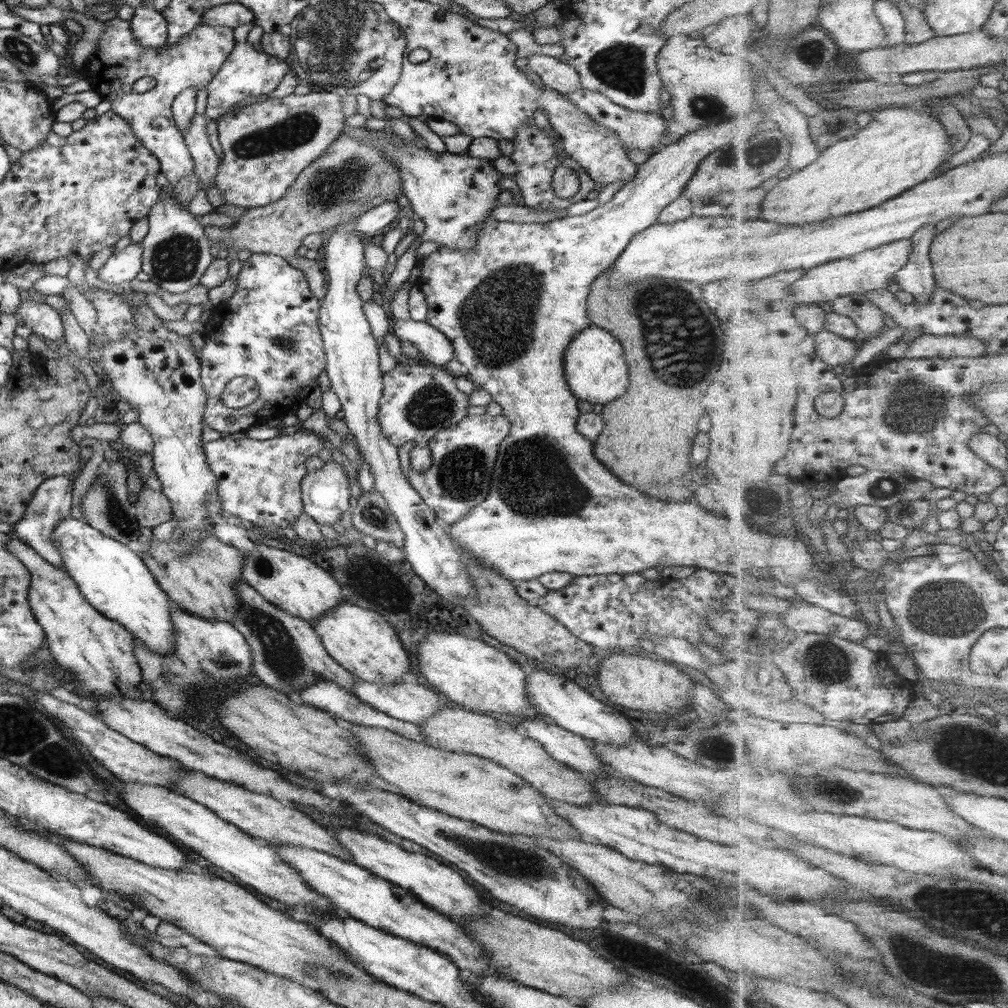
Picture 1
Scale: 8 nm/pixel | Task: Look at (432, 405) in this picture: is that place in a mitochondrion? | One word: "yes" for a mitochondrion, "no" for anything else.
yes

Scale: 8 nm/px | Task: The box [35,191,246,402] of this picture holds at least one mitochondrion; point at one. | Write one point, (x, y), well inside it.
(176, 259)

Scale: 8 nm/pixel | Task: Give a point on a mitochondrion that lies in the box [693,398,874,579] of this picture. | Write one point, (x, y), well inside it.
(757, 502)

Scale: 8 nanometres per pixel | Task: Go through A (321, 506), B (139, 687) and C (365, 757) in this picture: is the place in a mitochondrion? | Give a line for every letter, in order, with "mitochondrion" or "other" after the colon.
A: other
B: other
C: other

